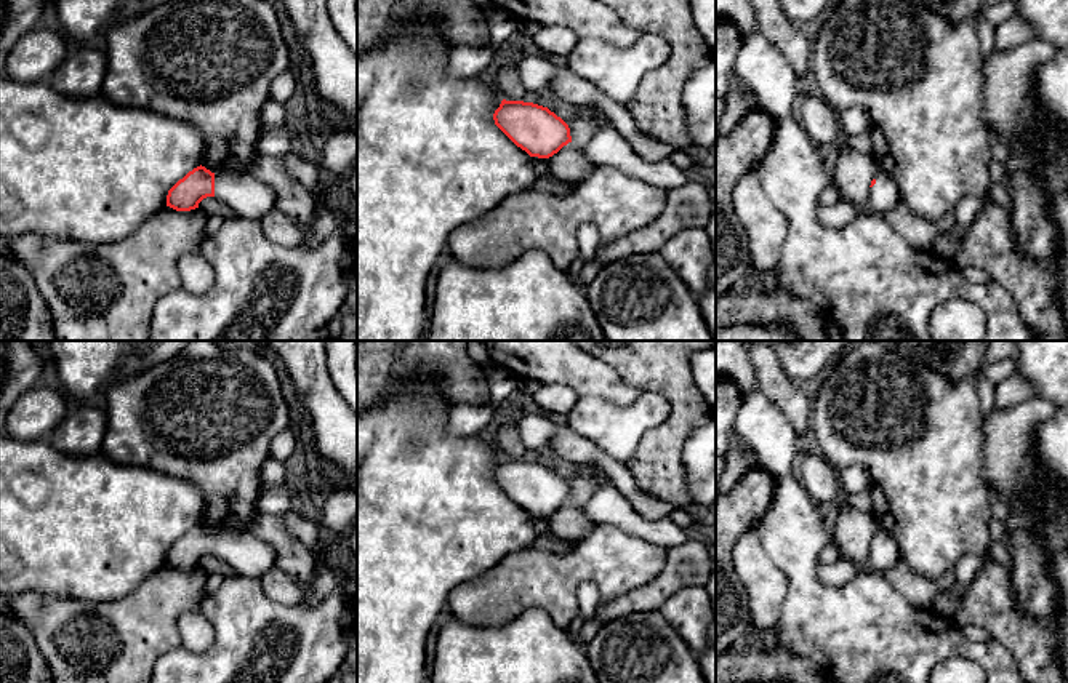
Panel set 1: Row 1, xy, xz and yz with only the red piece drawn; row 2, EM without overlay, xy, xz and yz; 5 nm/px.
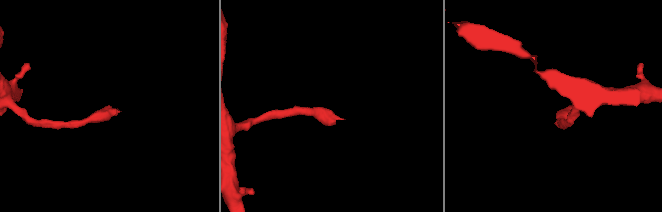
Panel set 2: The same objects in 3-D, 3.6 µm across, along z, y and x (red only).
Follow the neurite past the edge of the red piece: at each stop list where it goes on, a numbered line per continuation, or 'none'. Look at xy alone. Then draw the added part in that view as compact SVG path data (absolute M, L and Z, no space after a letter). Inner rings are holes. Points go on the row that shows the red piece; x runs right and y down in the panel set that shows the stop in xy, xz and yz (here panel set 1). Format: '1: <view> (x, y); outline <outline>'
1: xy (248, 197); outline M248 171L216 173L215 197L245 219L261 219L275 210L274 190Z

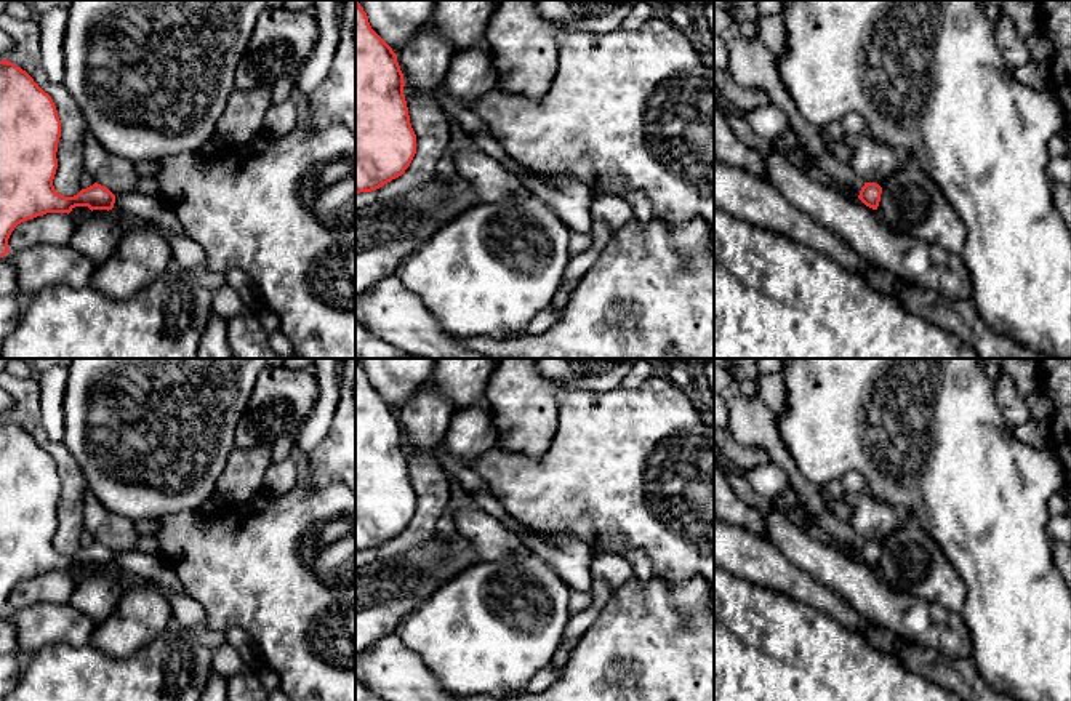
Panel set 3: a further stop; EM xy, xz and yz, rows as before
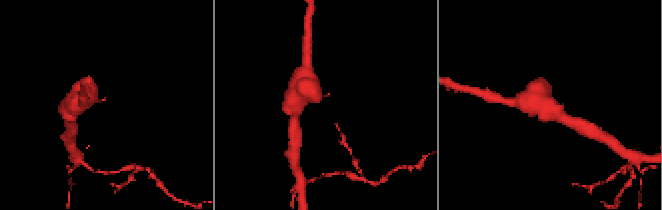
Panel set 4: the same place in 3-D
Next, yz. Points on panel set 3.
none

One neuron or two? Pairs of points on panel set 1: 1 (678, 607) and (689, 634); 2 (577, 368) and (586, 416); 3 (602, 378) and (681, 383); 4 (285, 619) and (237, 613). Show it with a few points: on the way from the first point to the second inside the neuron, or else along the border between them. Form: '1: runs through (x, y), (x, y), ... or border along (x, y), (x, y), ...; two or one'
1: runs through (684, 613), (689, 618), (689, 627); one
2: border along (578, 397), (602, 397), (620, 405); two
3: border along (594, 357), (609, 363), (641, 391); two
4: runs through (274, 618), (248, 618); one

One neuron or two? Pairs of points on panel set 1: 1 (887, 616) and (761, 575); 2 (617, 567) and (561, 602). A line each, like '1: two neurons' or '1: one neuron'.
1: two neurons
2: one neuron

